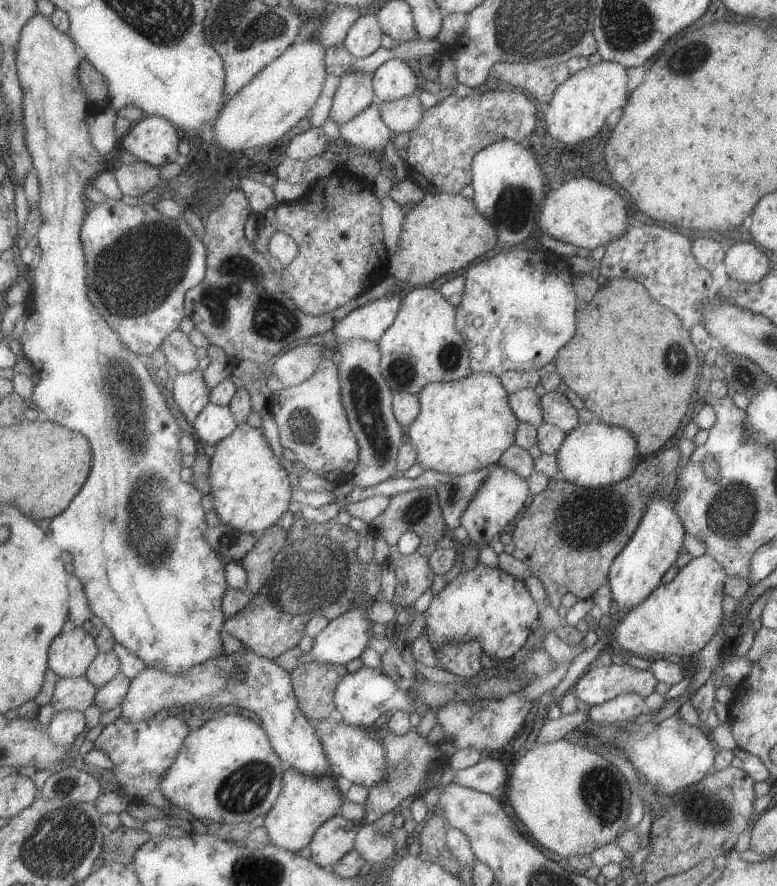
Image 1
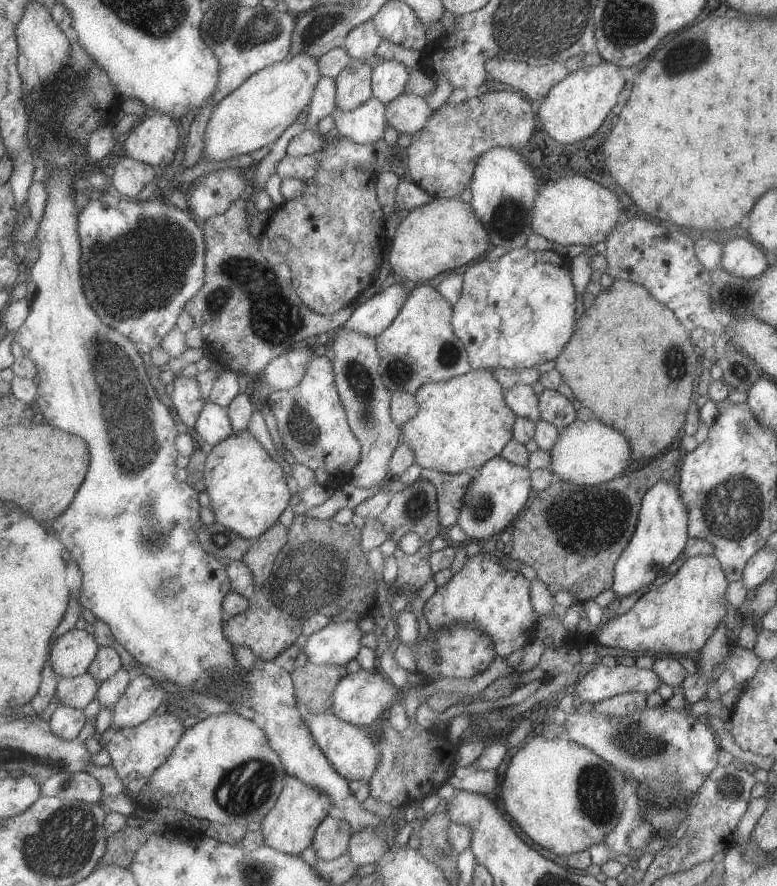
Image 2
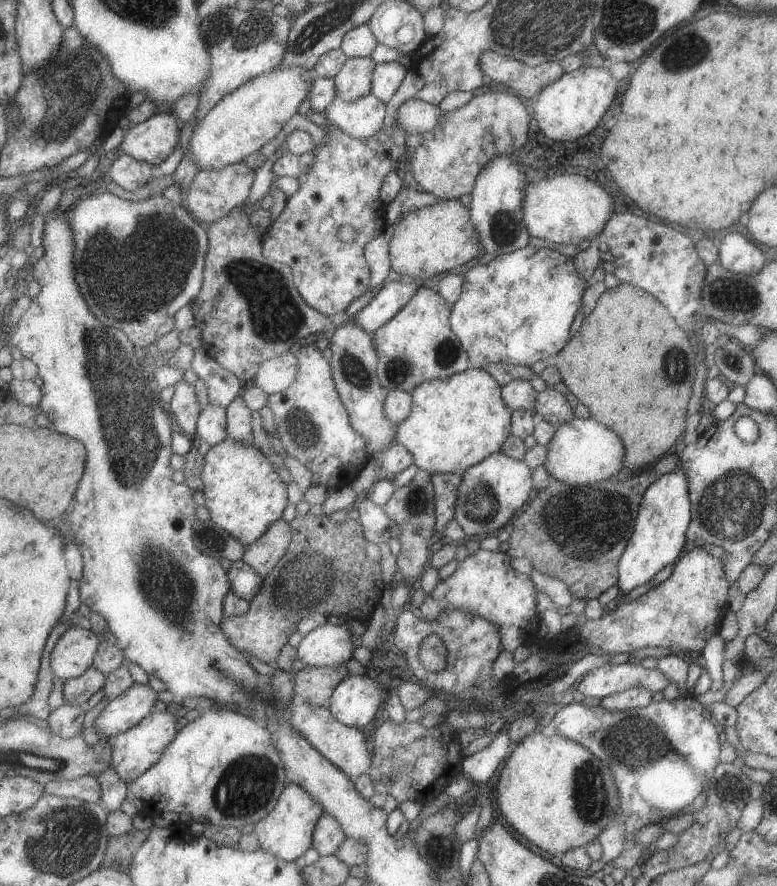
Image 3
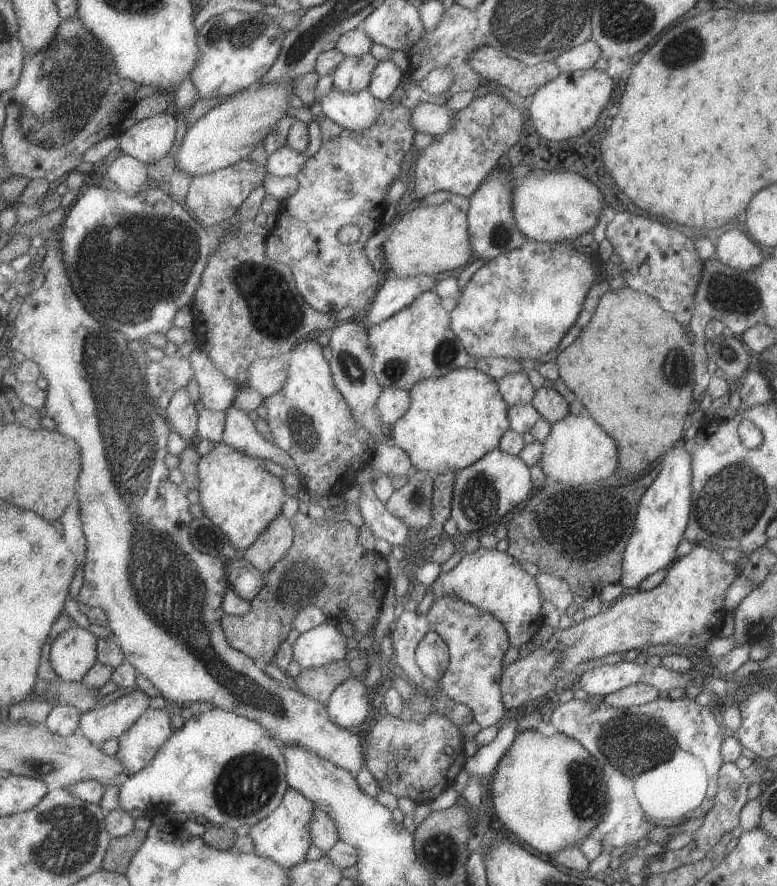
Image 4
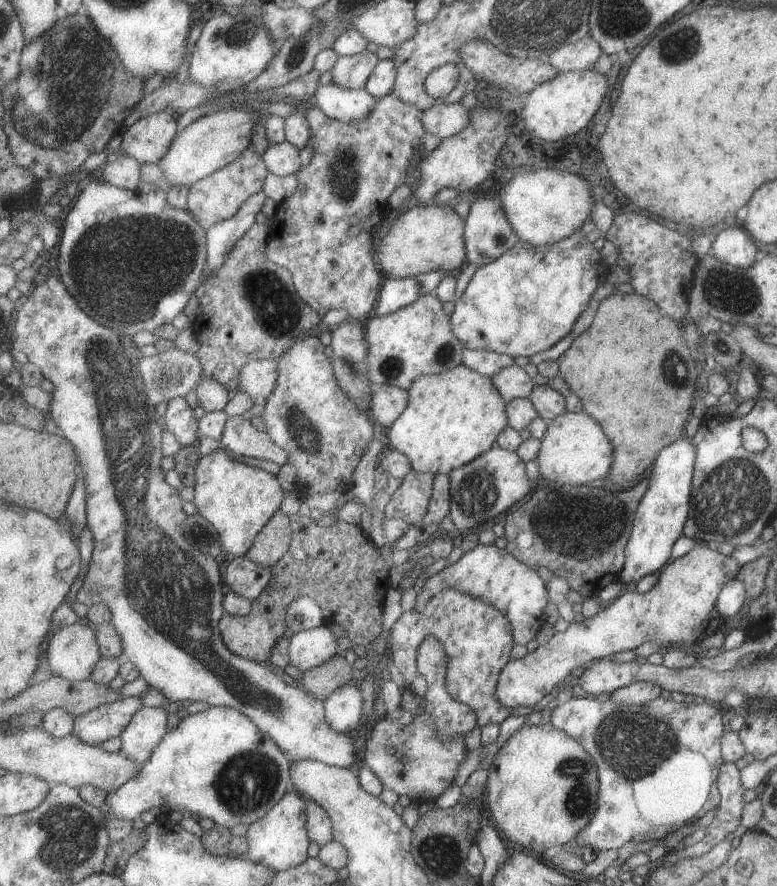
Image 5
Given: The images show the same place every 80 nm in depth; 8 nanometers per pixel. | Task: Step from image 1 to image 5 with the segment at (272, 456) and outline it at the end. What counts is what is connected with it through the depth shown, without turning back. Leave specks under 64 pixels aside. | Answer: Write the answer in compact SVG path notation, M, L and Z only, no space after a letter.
M220 446L216 451L203 456L196 470L195 499L193 502L209 522L212 522L219 531L223 546L226 548L229 560L248 554L260 532L280 510L285 500L285 491L281 488L281 482L276 474L262 470L255 466L249 466L245 462L239 462L227 448Z

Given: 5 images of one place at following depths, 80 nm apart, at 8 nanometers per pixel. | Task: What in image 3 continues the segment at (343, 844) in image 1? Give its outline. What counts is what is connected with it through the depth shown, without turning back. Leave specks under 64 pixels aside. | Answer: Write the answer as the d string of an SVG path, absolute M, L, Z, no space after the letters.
M326 812L316 826L313 847L319 852L320 857L336 855L348 838L340 820Z

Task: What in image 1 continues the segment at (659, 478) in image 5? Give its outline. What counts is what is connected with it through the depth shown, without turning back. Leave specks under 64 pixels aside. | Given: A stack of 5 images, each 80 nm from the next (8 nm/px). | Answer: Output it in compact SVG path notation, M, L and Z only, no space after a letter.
M656 495L653 497L647 503L635 532L630 536L621 552L612 560L612 566L608 568L607 584L611 591L613 609L625 608L631 610L642 600L645 600L650 592L661 586L659 582L661 582L663 574L674 565L675 559L683 551L682 540L684 534L683 525L674 511L674 503L669 501L668 496Z

